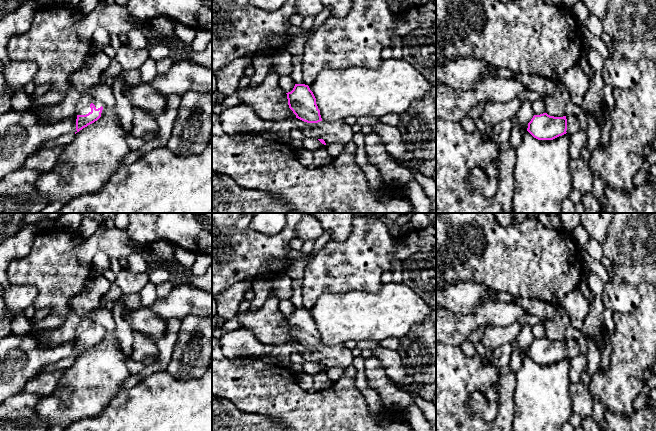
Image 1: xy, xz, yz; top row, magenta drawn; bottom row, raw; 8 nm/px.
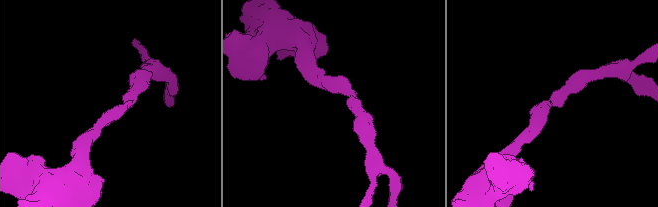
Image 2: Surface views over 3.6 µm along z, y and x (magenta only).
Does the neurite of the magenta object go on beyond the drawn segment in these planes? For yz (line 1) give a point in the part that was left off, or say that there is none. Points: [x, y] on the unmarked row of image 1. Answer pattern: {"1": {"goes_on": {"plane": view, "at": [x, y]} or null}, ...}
{"1": {"goes_on": null}}

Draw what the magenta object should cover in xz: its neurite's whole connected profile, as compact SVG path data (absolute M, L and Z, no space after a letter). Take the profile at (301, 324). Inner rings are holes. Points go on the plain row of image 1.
M295 308L291 316L286 317L289 332L296 342L307 347L322 345L316 322L308 309Z

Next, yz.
M547 337L534 339L527 352L527 355L538 364L553 364L566 358L566 354L566 340L554 341Z

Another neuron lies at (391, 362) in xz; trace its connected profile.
M380 347L373 350L373 356L380 361L385 375L391 381L403 385L412 384L414 382L413 378L407 373L397 350Z

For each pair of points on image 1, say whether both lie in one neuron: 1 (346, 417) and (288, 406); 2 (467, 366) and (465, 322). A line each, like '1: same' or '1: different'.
1: same
2: different

